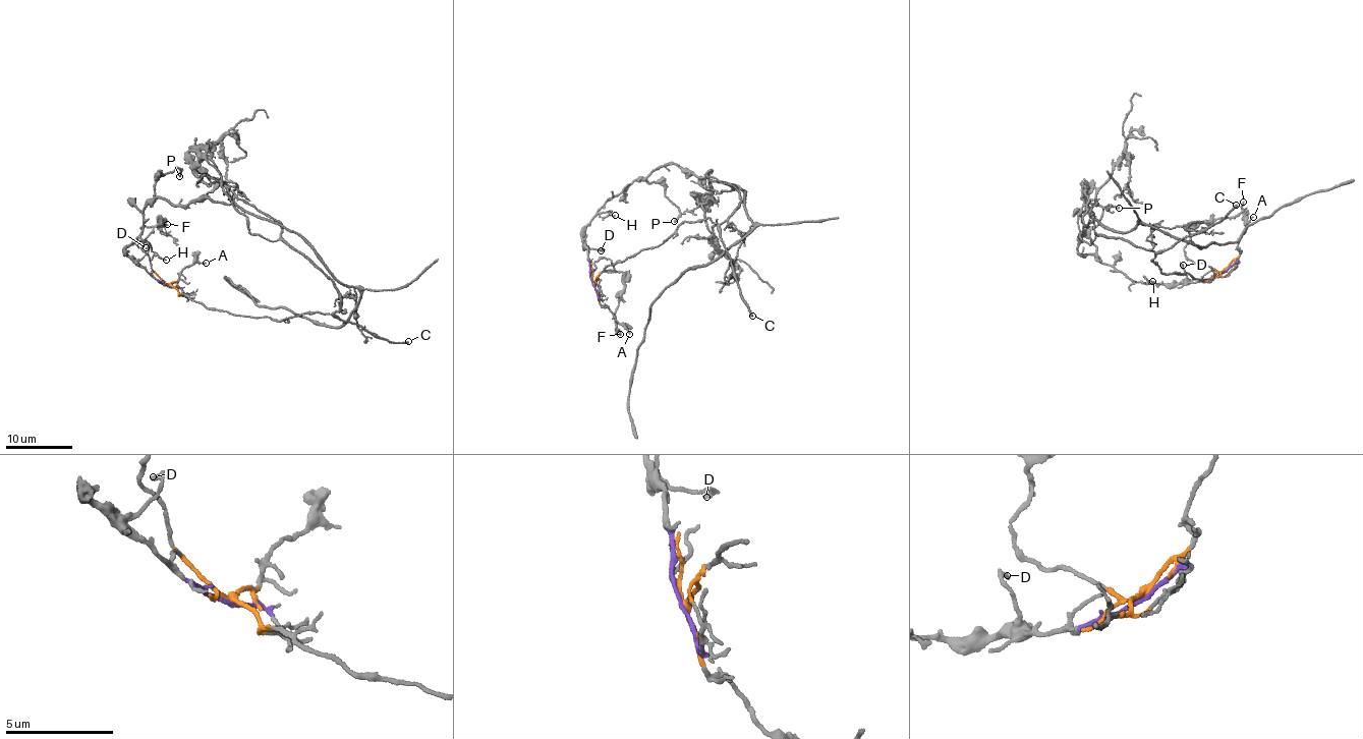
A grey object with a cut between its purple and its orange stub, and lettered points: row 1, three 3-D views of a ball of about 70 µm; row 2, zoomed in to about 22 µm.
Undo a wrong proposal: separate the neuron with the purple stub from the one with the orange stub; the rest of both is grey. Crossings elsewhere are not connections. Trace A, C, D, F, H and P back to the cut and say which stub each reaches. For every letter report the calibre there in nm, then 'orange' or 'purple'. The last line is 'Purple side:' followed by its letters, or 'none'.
A: 130 nm | orange
C: 240 nm | orange
D: 200 nm | purple
F: 200 nm | orange
H: 140 nm | purple
P: 240 nm | purple
Purple side: D, H, P

